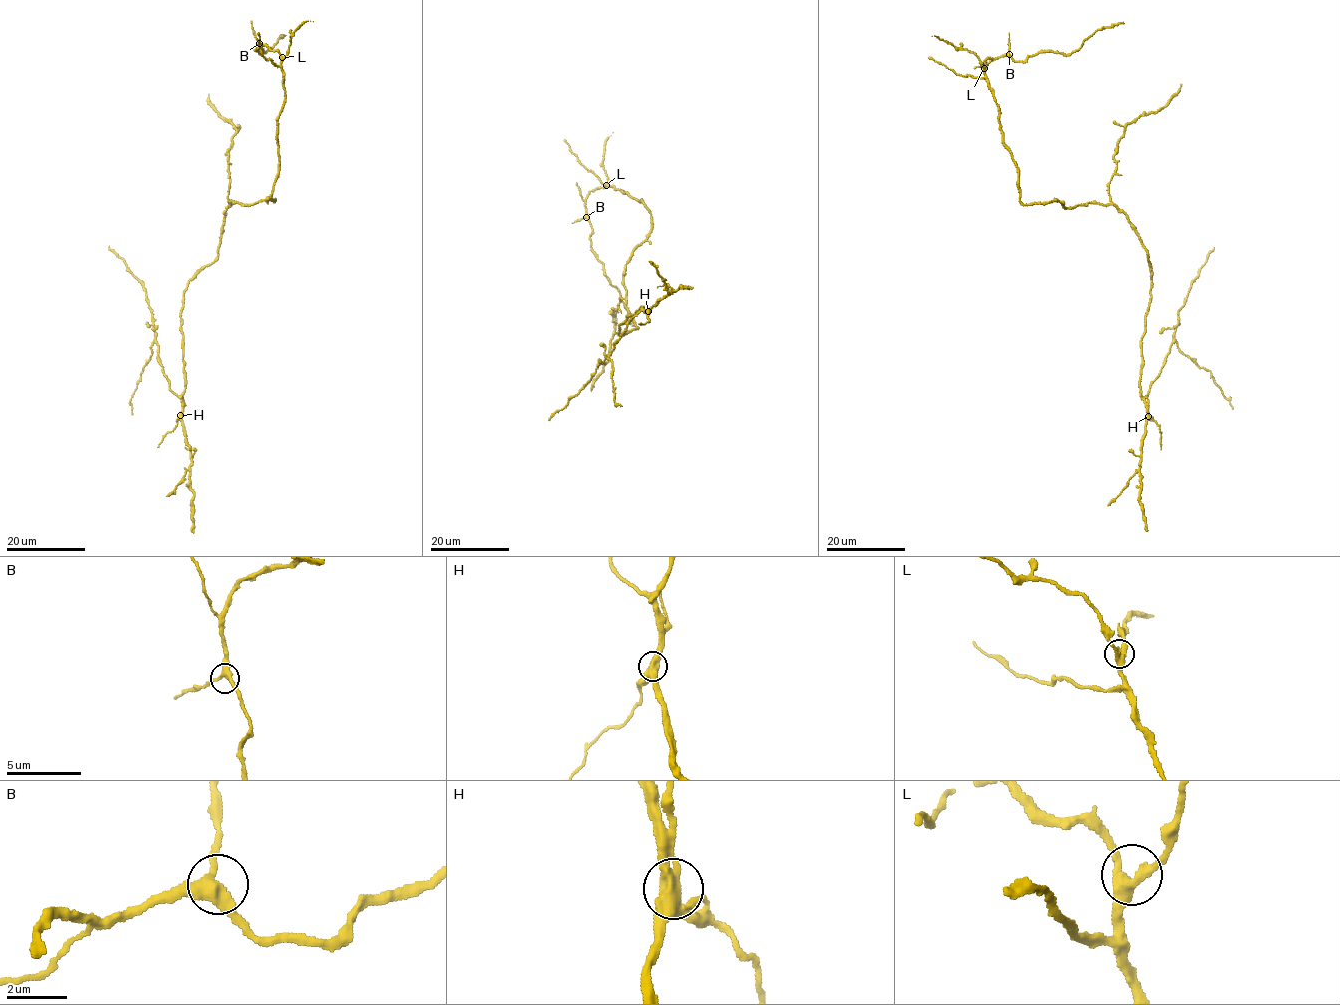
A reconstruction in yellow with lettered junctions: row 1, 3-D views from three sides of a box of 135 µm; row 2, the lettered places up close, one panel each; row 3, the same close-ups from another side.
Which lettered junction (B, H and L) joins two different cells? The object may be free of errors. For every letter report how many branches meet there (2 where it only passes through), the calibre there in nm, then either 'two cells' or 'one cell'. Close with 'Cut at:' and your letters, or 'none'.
B: 3 branches meet; 340 nm thick; one cell
H: 3 branches meet; 480 nm thick; two cells
L: 3 branches meet; 360 nm thick; one cell
Cut at: H

